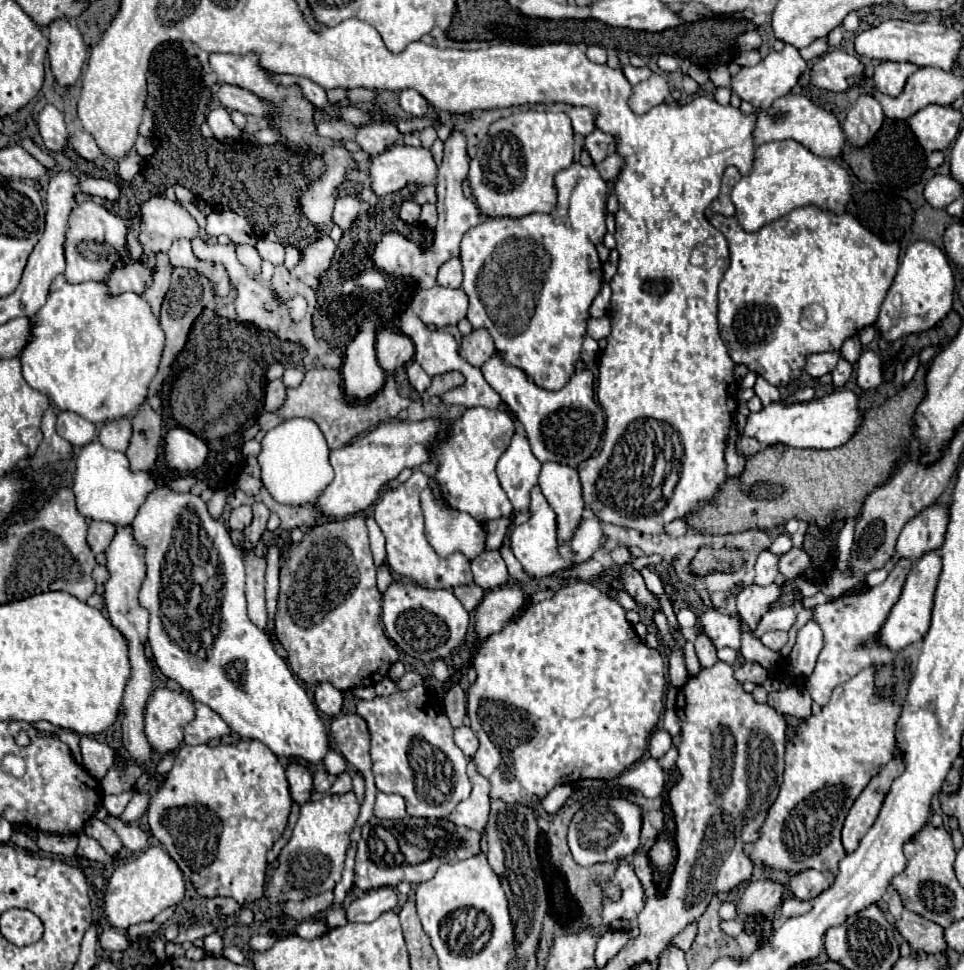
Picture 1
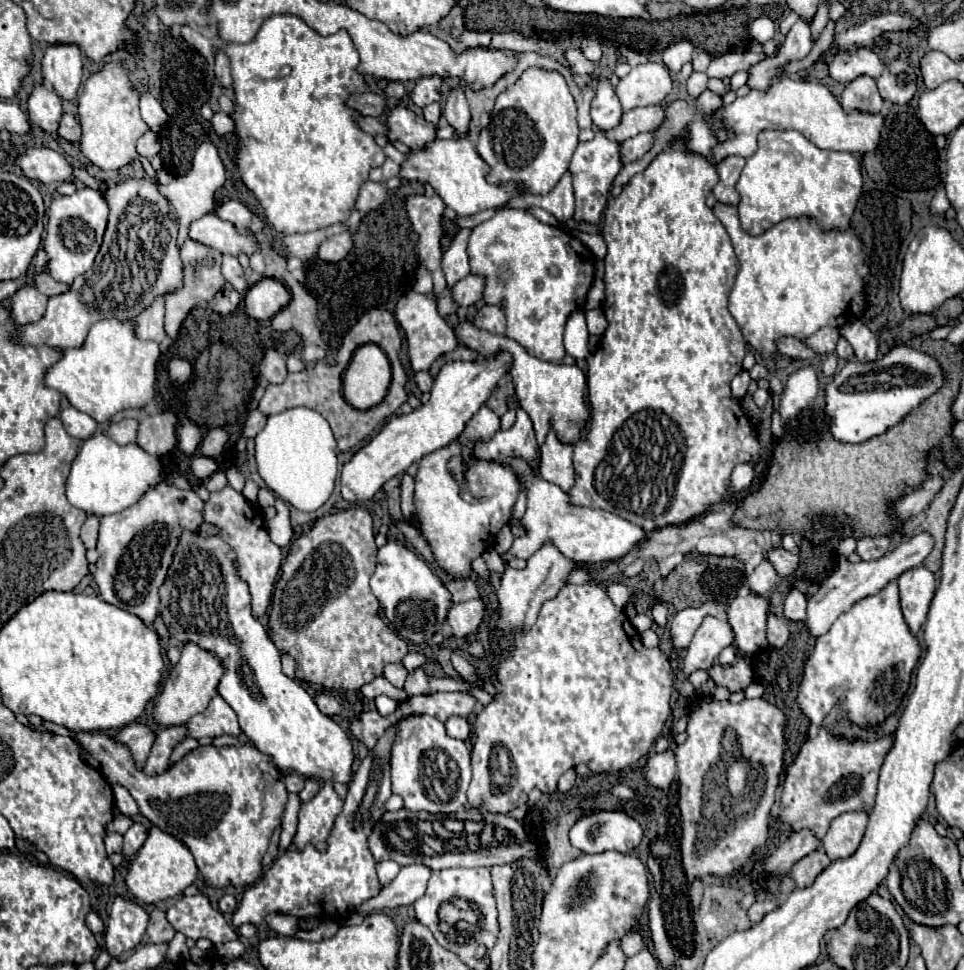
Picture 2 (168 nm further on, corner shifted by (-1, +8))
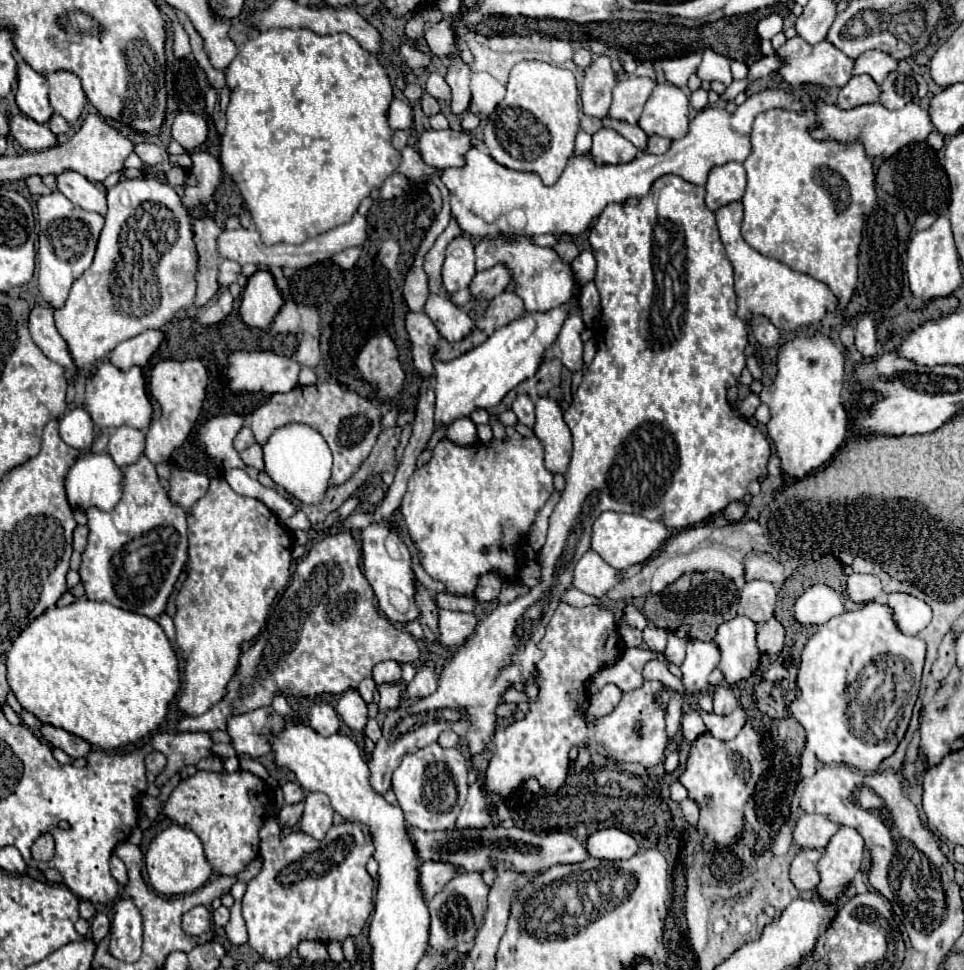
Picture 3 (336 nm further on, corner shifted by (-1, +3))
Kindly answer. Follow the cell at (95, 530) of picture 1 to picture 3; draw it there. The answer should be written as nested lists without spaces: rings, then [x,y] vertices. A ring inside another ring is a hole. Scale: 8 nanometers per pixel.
[[[78,525],[74,529],[74,551],[82,553],[86,549],[86,541],[88,541],[88,527],[82,527]]]

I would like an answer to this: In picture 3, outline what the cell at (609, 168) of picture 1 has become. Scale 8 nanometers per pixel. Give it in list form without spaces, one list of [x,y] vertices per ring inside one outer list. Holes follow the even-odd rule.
[[[650,137],[648,141],[648,147],[646,147],[646,153],[654,153],[654,155],[660,155],[660,153],[666,153],[666,149],[670,149],[670,139],[666,137]]]

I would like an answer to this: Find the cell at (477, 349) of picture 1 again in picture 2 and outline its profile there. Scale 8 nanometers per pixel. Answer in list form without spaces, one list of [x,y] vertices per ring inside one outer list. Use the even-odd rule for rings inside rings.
[[[482,306],[474,318],[474,326],[482,328],[486,332],[494,332],[494,334],[504,334],[506,328],[506,318],[502,308],[498,306]]]

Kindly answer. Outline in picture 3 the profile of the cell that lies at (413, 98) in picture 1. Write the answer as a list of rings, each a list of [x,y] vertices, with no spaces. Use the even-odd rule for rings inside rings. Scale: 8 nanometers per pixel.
[[[430,73],[428,81],[426,81],[426,93],[430,93],[438,101],[450,101],[450,97],[452,97],[450,87],[440,73]]]

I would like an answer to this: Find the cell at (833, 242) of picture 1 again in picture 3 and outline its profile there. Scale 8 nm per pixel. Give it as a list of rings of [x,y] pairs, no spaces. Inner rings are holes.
[[[734,201],[716,211],[716,223],[720,231],[720,239],[726,247],[726,255],[734,267],[736,295],[738,295],[738,317],[750,321],[752,315],[766,315],[778,329],[796,331],[802,325],[818,323],[826,317],[826,313],[836,311],[834,293],[820,281],[810,275],[790,271],[784,263],[764,257],[756,249],[752,249],[740,235],[742,225],[742,203]]]

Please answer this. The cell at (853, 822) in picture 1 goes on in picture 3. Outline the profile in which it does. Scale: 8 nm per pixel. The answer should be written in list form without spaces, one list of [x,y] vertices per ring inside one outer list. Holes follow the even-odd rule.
[[[840,827],[838,833],[830,839],[824,857],[818,861],[820,883],[816,887],[816,893],[824,901],[838,901],[846,885],[850,885],[862,869],[862,859],[862,837],[850,827]]]

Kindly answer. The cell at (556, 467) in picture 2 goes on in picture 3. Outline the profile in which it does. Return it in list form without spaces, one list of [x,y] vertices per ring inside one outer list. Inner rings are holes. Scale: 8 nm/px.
[[[538,397],[536,401],[536,437],[544,445],[544,463],[552,473],[566,473],[572,453],[570,429],[564,421],[562,407],[552,397]]]

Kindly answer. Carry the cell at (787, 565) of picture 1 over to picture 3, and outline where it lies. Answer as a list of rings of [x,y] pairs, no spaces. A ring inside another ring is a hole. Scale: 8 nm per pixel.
[[[754,551],[744,557],[744,577],[746,581],[762,579],[774,585],[780,585],[786,579],[782,563],[778,563],[772,555],[762,553],[762,551]]]

